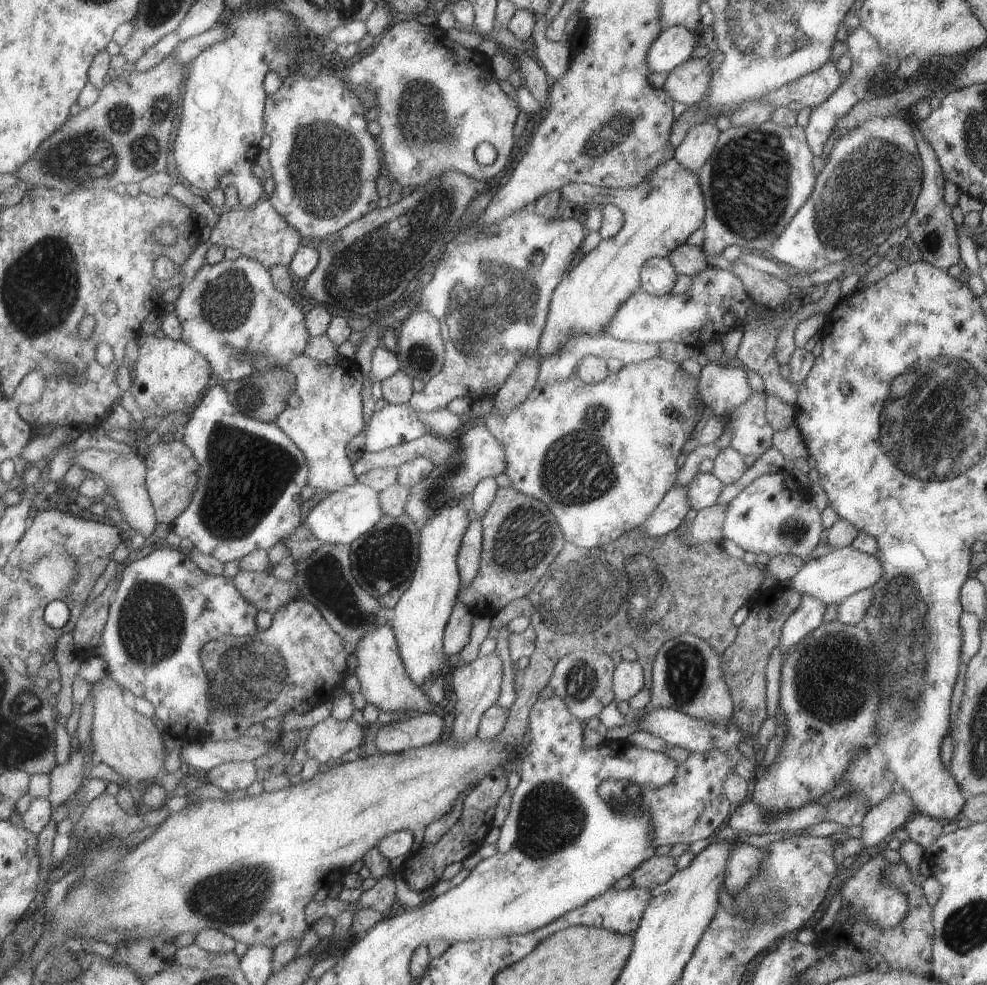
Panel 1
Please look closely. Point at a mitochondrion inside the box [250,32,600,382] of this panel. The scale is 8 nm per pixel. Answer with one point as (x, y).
(488, 310)

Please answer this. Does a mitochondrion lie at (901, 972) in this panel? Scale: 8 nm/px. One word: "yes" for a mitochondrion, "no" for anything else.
no

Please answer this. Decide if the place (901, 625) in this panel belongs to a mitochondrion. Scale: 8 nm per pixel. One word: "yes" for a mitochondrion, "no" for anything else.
yes

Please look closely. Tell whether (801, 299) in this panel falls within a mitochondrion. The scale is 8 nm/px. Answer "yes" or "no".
no

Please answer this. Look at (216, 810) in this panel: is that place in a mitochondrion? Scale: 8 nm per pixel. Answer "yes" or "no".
no

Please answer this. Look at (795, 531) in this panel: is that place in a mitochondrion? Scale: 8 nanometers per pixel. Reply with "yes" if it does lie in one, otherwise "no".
yes

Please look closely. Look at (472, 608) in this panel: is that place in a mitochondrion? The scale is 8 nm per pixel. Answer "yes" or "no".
no

